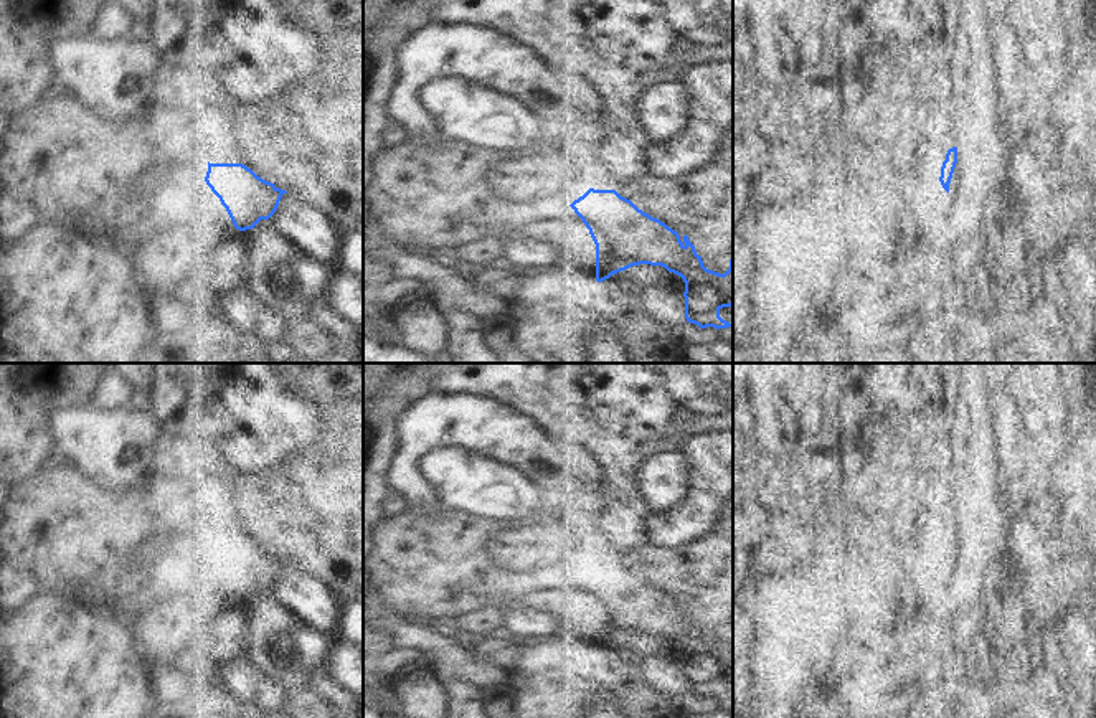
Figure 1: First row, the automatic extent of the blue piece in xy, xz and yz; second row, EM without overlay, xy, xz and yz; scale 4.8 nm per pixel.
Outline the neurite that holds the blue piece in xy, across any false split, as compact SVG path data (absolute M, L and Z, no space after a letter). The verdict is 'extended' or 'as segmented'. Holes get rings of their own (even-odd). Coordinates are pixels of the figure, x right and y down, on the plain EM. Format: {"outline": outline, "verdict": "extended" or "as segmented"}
{"outline": "M191 500L175 522L175 540L190 561L208 555L239 601L253 599L261 589L269 589L287 561L262 550L243 533L210 533L205 515Z", "verdict": "extended"}

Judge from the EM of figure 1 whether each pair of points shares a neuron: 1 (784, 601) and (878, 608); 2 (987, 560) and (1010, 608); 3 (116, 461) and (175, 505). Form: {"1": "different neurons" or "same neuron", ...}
{"1": "same neuron", "2": "same neuron", "3": "same neuron"}

